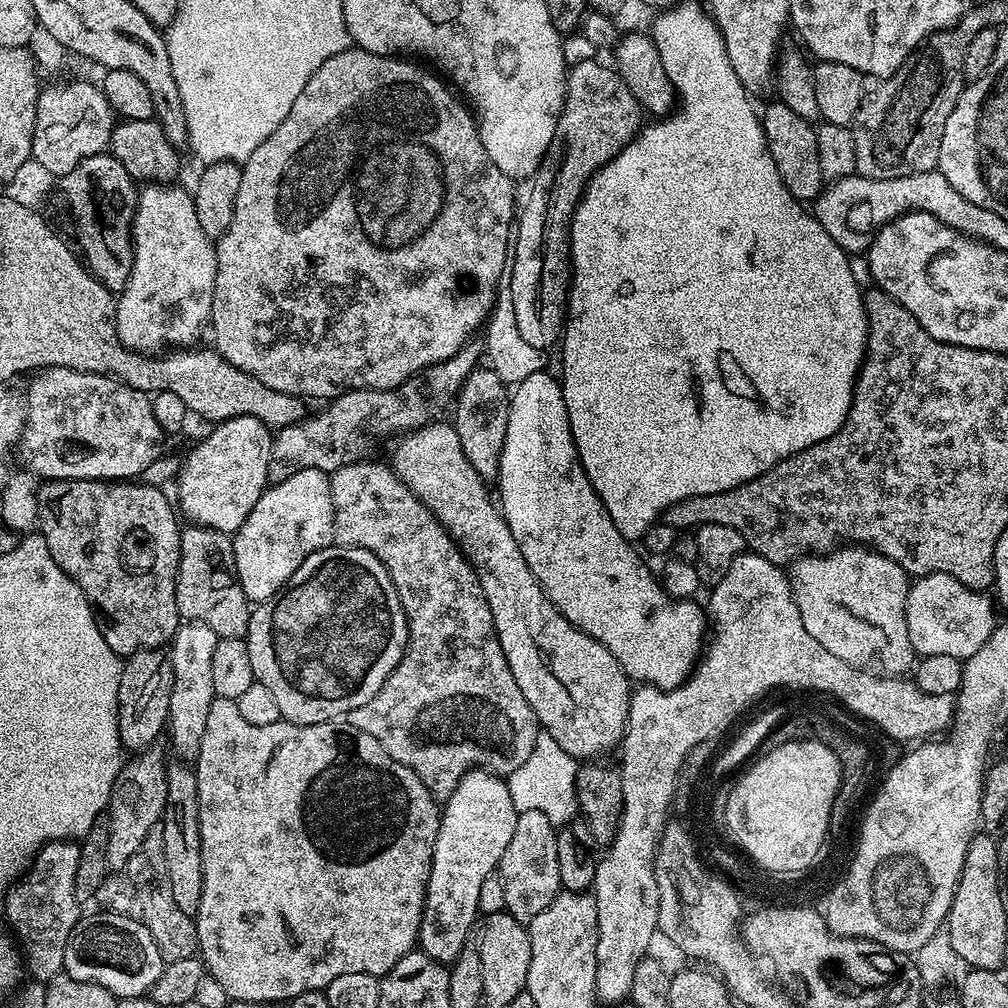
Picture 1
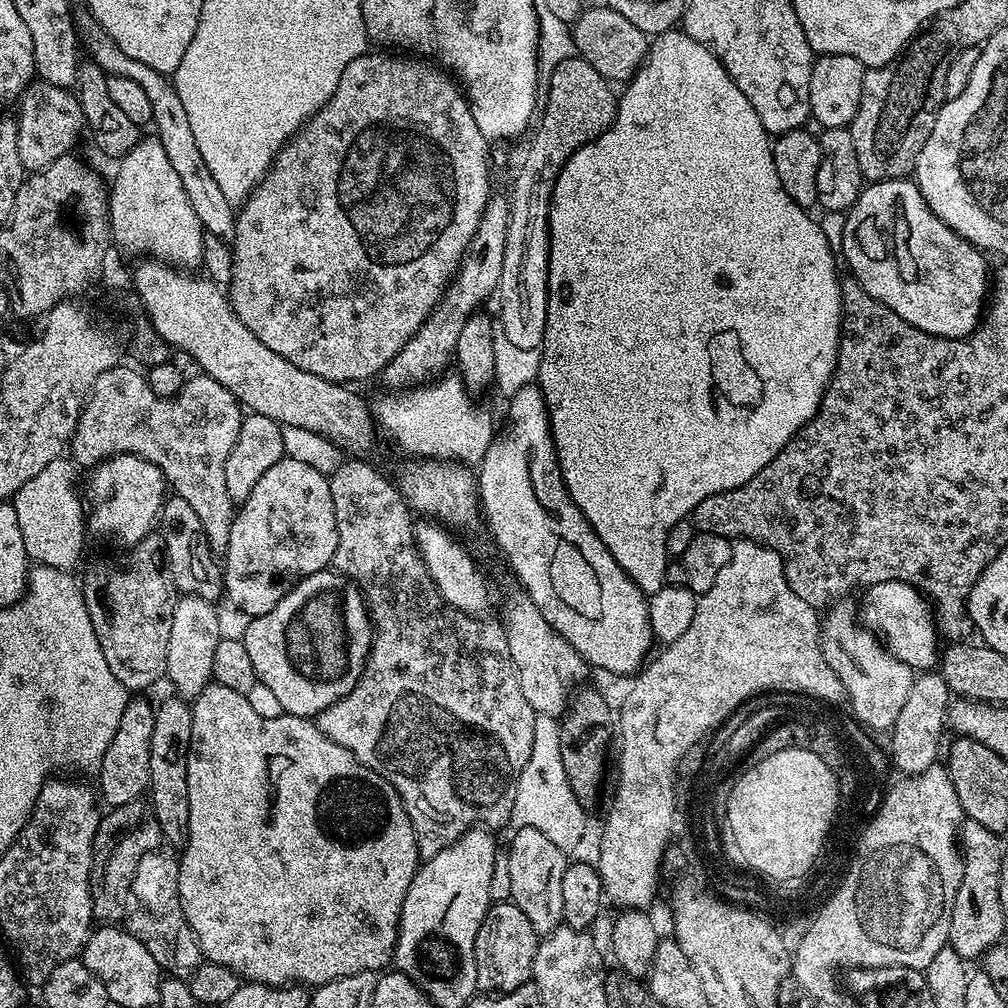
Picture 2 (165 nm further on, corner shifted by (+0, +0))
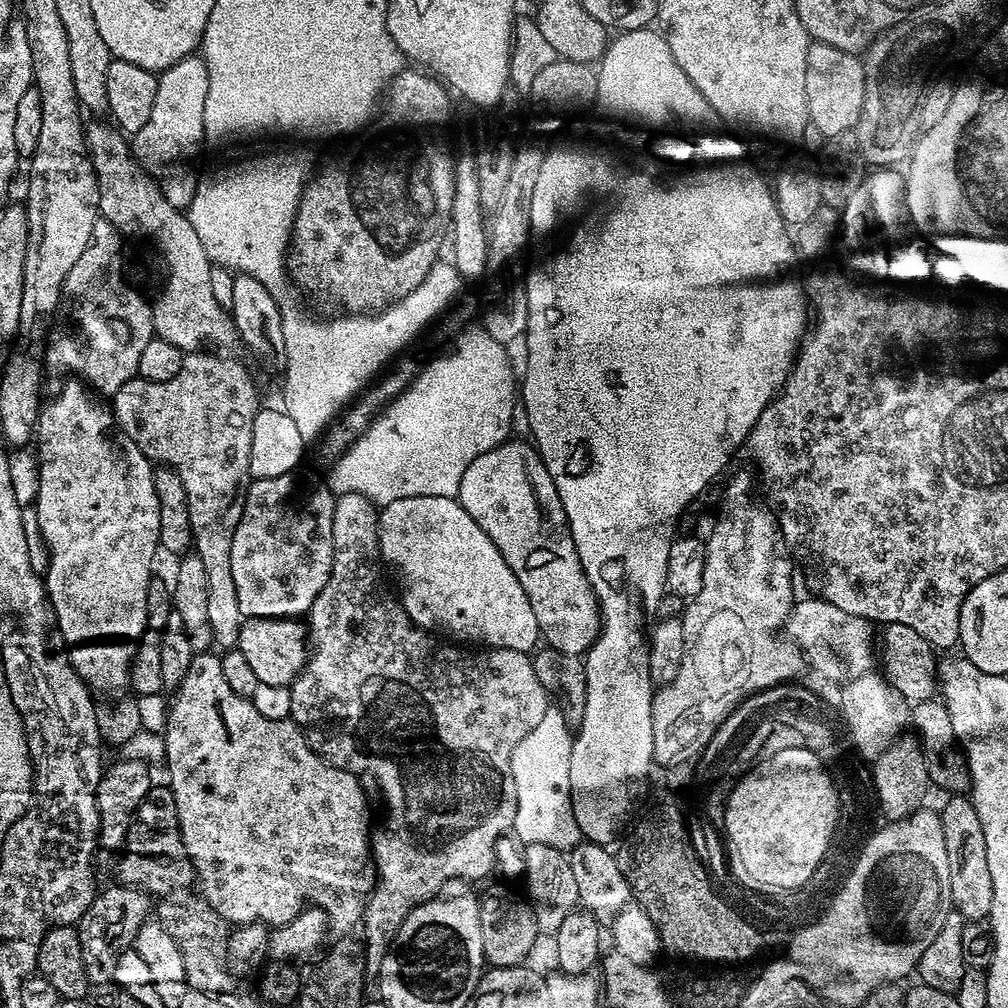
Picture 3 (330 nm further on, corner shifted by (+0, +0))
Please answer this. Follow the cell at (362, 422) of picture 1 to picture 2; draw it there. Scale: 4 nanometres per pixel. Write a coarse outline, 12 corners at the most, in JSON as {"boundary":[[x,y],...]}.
{"boundary":[[488,198],[438,306],[384,368],[410,386],[453,361],[499,289],[509,199]]}

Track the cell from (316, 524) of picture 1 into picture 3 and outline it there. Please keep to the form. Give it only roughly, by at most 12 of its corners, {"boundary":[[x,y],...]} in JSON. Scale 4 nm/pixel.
{"boundary":[[252,480],[230,545],[241,617],[303,617],[330,578],[336,496]]}

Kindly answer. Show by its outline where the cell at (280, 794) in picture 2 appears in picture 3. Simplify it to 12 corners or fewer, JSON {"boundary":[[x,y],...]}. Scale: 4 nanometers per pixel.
{"boundary":[[195,653],[162,729],[199,895],[229,925],[378,879],[369,797]]}

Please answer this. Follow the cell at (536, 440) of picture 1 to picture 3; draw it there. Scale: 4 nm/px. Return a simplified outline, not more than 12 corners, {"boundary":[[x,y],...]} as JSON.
{"boundary":[[512,438],[458,499],[506,558],[547,647],[600,634],[554,478]]}

